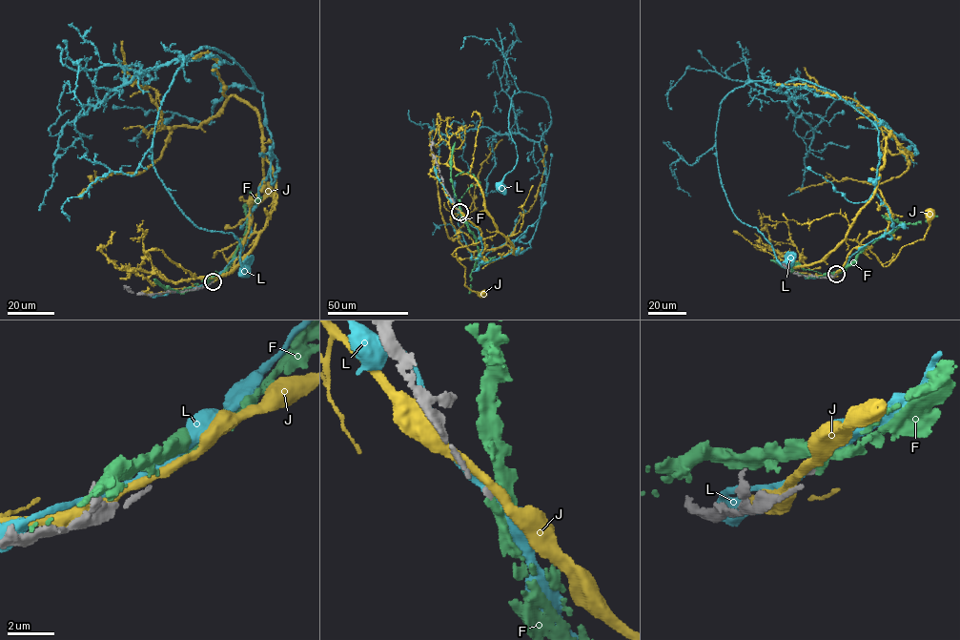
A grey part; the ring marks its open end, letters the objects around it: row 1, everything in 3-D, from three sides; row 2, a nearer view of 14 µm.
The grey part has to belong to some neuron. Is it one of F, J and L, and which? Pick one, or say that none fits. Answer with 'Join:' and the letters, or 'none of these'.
Join: F

